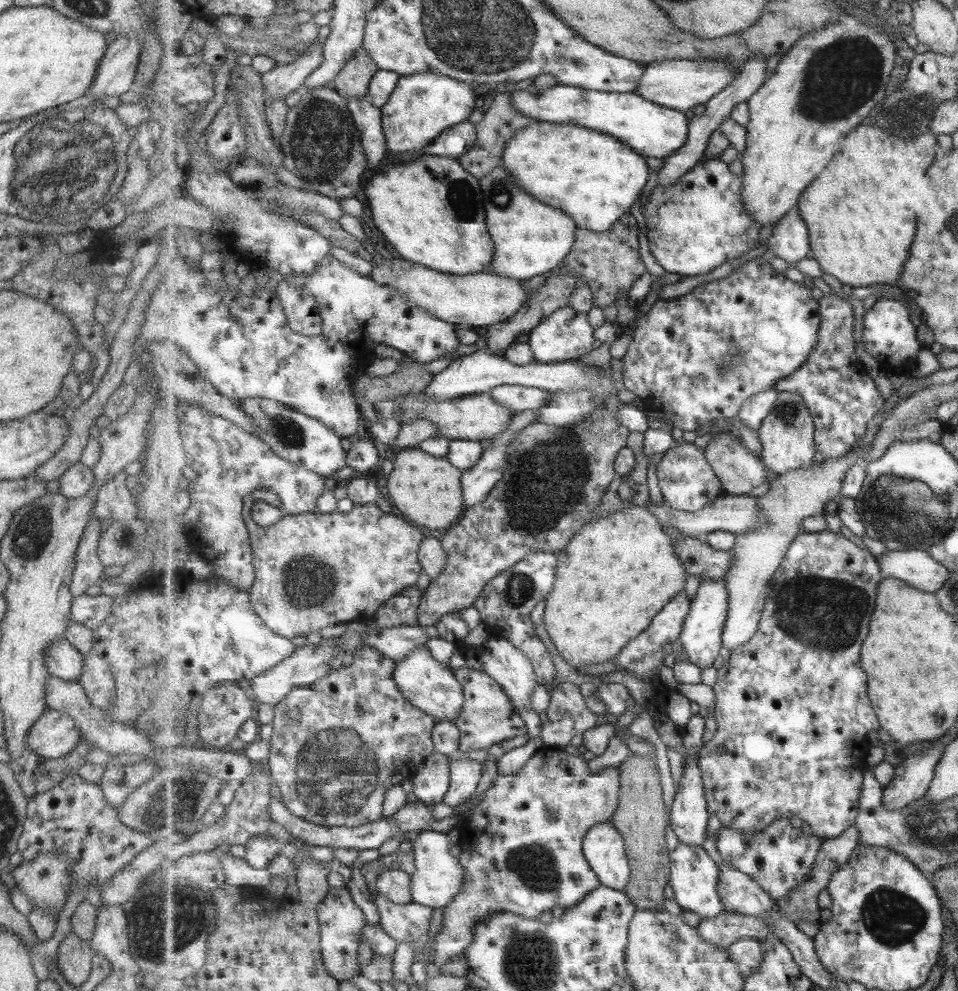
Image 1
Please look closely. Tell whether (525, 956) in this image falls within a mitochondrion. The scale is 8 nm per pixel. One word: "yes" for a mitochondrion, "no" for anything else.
yes

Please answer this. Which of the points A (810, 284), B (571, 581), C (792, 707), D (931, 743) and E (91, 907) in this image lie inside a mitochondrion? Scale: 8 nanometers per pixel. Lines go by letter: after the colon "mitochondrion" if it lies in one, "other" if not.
A: other
B: other
C: other
D: other
E: other

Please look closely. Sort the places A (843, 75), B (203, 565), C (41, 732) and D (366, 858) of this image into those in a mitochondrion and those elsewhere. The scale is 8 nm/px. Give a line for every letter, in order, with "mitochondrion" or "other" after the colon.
A: mitochondrion
B: other
C: other
D: other

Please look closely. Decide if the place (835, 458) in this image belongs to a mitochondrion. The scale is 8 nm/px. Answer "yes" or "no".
no

